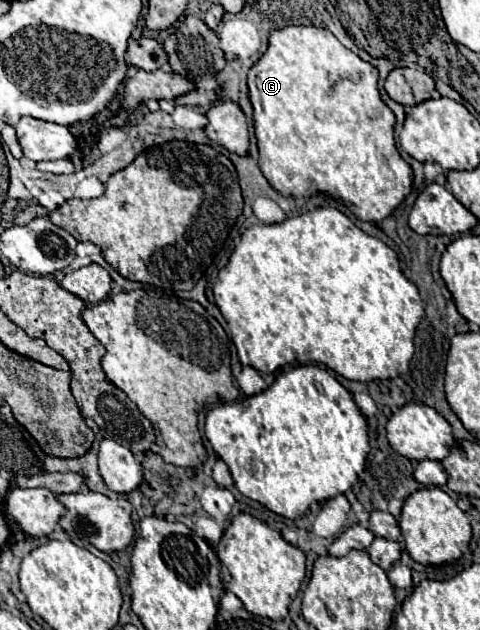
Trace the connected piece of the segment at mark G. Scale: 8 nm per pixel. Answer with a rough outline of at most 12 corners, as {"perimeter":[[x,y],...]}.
{"perimeter":[[315,26],[247,75],[259,168],[381,222],[411,192],[379,72]]}

